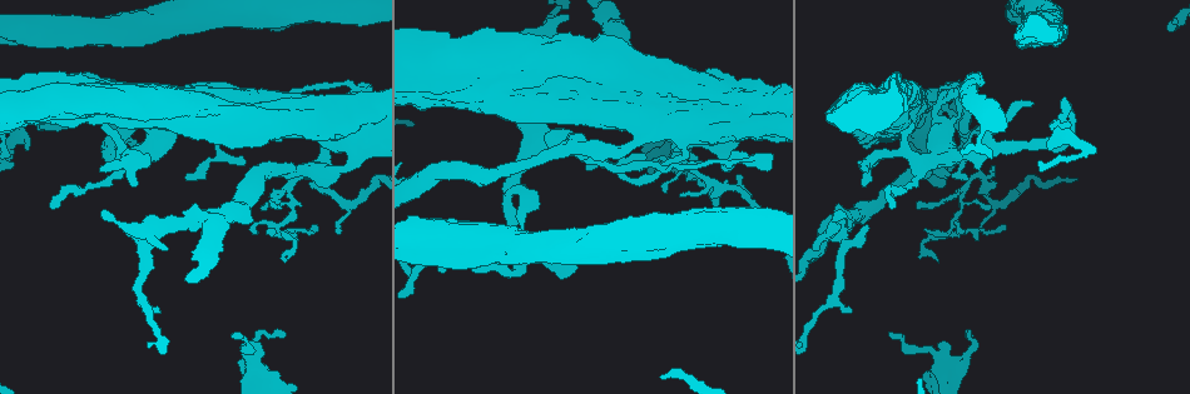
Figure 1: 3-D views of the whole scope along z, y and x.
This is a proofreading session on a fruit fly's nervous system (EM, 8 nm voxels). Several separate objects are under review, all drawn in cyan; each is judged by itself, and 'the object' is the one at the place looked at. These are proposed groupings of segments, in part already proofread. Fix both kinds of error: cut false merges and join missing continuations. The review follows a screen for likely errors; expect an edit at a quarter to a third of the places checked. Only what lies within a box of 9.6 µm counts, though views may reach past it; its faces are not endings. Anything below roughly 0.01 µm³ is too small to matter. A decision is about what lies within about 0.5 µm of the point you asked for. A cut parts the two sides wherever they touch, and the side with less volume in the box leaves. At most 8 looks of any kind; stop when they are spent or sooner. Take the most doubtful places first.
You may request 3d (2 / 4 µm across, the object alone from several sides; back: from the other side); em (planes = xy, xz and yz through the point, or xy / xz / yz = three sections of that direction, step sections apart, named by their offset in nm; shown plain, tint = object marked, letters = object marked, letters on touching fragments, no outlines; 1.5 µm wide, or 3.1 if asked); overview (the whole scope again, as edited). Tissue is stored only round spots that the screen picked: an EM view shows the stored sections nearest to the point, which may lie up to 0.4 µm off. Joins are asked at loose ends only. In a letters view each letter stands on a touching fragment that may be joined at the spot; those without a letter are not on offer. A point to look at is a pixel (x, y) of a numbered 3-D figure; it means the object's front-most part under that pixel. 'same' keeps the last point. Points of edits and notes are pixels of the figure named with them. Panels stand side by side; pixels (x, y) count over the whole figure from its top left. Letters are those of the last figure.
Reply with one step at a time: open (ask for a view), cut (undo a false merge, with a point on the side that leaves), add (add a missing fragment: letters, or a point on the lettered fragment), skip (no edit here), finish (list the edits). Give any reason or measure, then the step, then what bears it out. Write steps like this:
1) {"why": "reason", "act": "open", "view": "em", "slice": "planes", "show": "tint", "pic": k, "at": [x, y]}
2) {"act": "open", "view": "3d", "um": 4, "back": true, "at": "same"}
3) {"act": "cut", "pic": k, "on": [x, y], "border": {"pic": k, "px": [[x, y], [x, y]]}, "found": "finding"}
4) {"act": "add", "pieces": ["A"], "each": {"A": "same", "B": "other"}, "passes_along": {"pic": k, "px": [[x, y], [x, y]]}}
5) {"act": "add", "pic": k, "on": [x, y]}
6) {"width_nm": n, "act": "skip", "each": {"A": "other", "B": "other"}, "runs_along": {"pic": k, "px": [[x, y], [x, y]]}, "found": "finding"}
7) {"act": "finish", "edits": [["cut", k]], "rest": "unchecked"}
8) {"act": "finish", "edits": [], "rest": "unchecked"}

{"why": "thin neck", "act": "open", "view": "3d", "um": 2, "pic": 1, "at": [658, 166]}

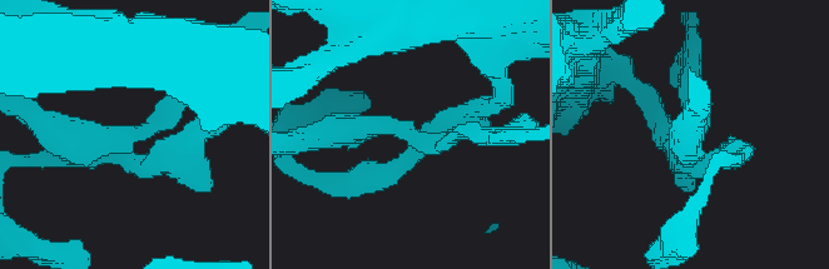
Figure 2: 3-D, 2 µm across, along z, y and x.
{"arms": 4, "why": "shape alone is not enough", "act": "open", "view": "em", "slice": "planes", "show": "letters", "pic": 2, "at": [421, 140]}

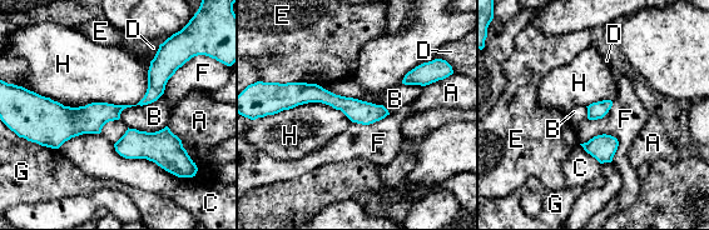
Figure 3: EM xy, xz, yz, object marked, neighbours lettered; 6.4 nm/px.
{"width_nm": 110, "act": "skip", "each": {"A": "other", "B": "other", "C": "other", "D": "other", "E": "other", "F": "other", "G": "other", "H": "other"}, "border": {"pic": 3, "px": [[619, 141], [598, 134], [580, 144]]}, "found": "one neuron here"}

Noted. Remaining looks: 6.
{"why": "three-way junction", "act": "open", "view": "3d", "um": 4, "pic": 1, "at": [166, 131]}

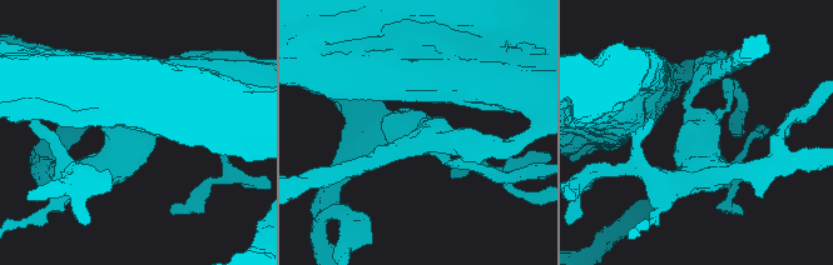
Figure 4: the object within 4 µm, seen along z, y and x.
{"arms": 3, "why": "need the tissue", "act": "open", "view": "em", "um": 3.1, "slice": "planes", "show": "tint", "pic": 4, "at": [699, 129]}

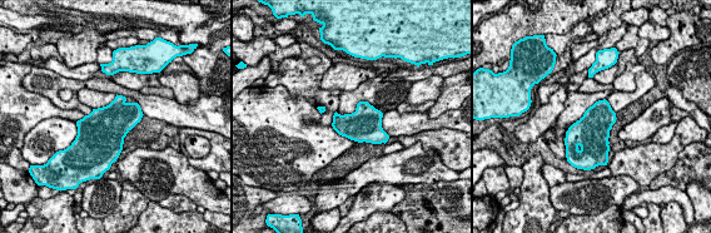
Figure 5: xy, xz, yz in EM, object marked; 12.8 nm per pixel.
{"why": "see the neighbours", "act": "open", "view": "em", "um": 3.1, "slice": "planes", "show": "letters", "at": "same"}

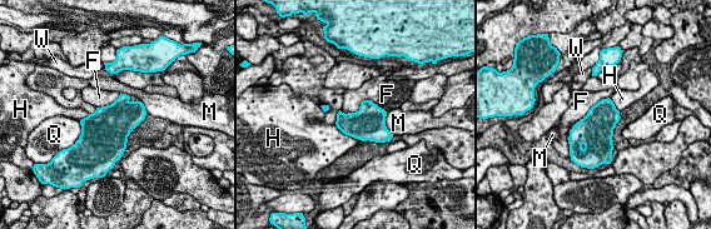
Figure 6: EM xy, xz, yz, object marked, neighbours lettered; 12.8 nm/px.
{"act": "skip", "each": {"F": "other", "H": "other", "M": "other", "Q": "other", "W": "other"}, "border": {"pic": 6, "px": [[607, 96], [572, 127], [568, 150]]}, "found": "continuous, no second neuron"}

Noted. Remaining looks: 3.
{"why": "thin end", "act": "open", "view": "3d", "um": 4, "pic": 1, "at": [889, 332]}

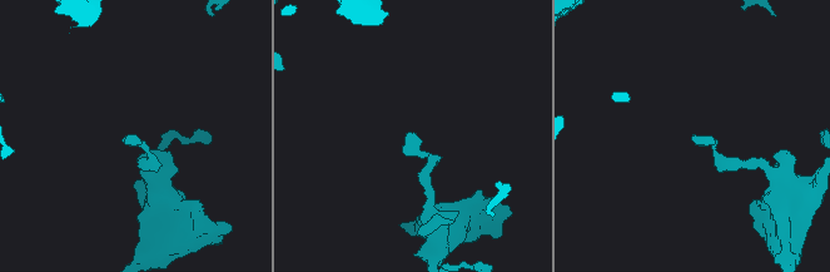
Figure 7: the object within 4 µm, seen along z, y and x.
{"act": "open", "view": "em", "slice": "planes", "show": "plain", "pic": 7, "at": [406, 134]}

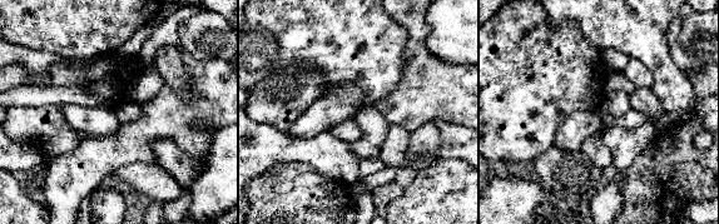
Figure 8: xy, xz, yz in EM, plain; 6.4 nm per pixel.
{"why": "what lies round it", "act": "open", "view": "em", "slice": "planes", "show": "letters", "at": "same"}

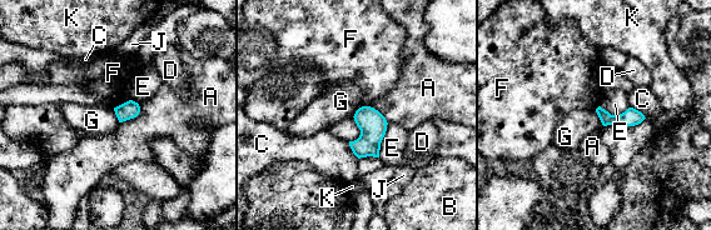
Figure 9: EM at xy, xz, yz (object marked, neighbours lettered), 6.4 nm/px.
{"act": "skip", "each": {"A": "other", "B": "other", "C": "other", "D": "other", "E": "other", "F": "other", "G": "other", "J": "other", "K": "other"}, "border": {"pic": 9, "px": [[595, 110], [603, 125]]}, "found": "no lettered fragment goes on from it"}

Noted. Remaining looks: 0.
{"act": "finish", "edits": [], "rest": "unchecked"}

